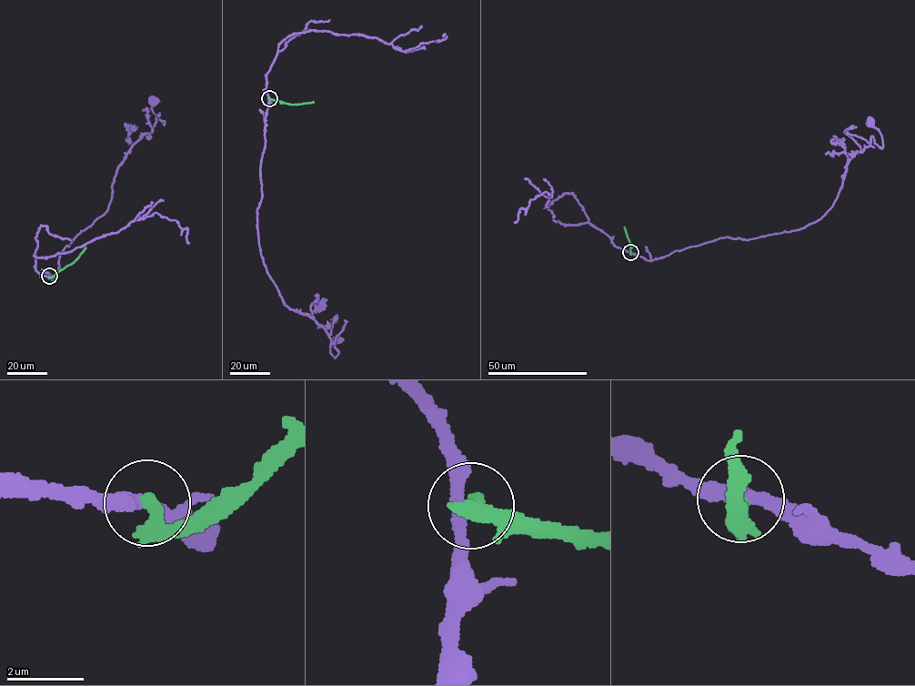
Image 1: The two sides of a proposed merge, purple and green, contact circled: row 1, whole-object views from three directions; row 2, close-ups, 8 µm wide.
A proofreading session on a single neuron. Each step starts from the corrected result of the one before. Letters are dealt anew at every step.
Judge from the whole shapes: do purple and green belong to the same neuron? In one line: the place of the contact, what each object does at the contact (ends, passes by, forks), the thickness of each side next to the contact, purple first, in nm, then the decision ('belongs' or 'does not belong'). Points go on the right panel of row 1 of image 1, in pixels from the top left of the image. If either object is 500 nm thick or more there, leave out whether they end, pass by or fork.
at (630, 252); purple passes by; green ends there; 320 nm thick on the purple side, 460 nm on the other; does not belong

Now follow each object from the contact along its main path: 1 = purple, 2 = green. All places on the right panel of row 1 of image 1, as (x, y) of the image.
1: (630, 252), (652, 260), (720, 237), (752, 239), (819, 220), (857, 151), (871, 136), (881, 146), (869, 121)
2: (630, 253), (631, 245), (624, 226)

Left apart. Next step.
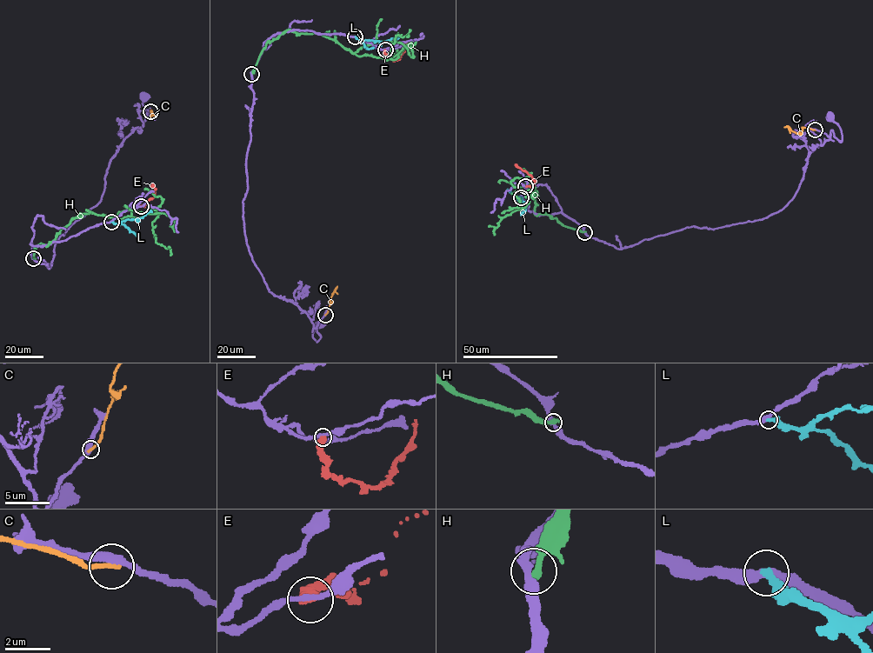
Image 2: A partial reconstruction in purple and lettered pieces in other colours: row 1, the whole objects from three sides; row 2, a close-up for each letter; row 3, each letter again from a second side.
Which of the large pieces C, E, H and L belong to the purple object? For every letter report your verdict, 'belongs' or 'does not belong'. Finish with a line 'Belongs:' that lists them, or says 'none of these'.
C: does not belong
E: does not belong
H: does not belong
L: does not belong
Belongs: none of these

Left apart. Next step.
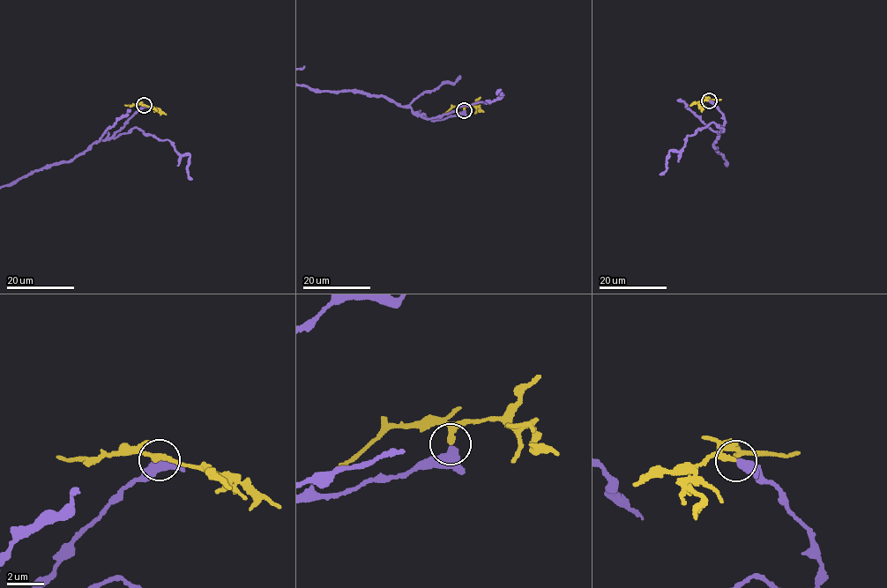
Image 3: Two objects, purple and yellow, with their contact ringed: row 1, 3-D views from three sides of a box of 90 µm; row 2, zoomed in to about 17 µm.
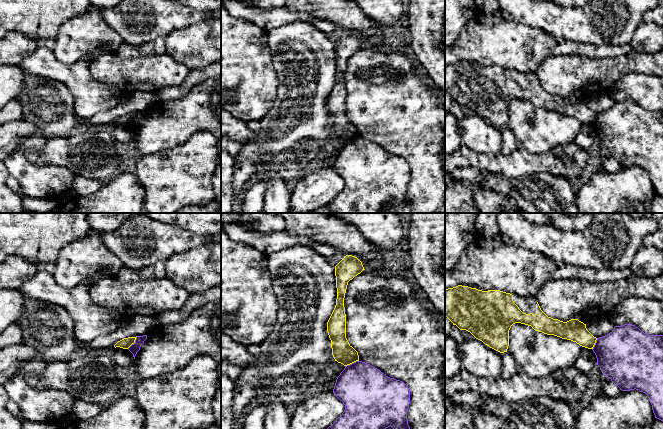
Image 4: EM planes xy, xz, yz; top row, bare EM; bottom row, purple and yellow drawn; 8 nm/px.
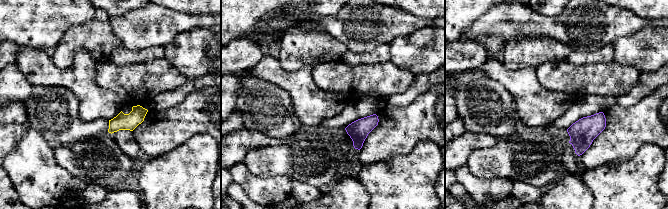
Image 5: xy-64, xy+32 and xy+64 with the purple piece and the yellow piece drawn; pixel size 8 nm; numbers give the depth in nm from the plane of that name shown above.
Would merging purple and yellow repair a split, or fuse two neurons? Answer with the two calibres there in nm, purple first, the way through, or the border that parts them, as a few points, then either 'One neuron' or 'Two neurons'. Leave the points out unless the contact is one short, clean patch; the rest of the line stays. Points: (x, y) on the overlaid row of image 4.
Thickness 80 nm (purple) against 90 nm. Boundary: xy (137, 336), (135, 341), (127, 348). Two neurons

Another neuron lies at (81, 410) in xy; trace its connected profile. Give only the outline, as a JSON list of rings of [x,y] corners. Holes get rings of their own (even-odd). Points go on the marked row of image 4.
[[[76,399],[72,406],[71,417],[73,420],[89,420],[101,413],[103,407],[84,400]]]

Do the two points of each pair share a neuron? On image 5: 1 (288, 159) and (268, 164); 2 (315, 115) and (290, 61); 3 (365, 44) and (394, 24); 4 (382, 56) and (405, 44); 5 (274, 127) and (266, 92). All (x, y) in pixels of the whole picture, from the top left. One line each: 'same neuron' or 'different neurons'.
1: same neuron
2: different neurons
3: same neuron
4: different neurons
5: same neuron

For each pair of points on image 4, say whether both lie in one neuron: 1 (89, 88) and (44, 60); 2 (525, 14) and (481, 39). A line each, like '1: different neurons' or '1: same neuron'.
1: same neuron
2: different neurons

